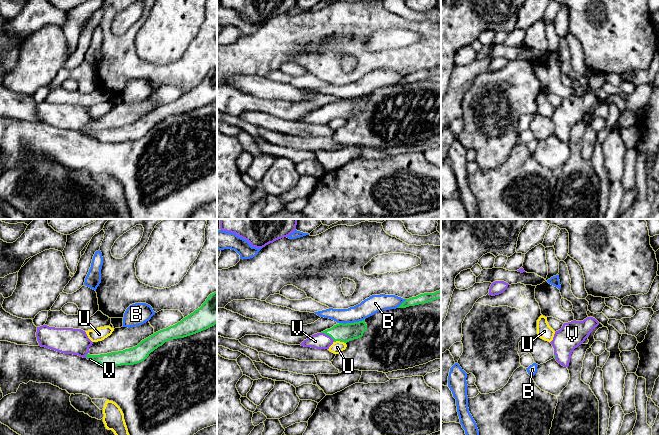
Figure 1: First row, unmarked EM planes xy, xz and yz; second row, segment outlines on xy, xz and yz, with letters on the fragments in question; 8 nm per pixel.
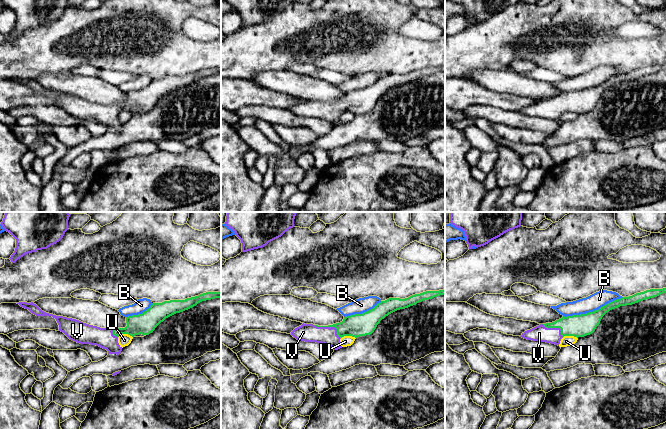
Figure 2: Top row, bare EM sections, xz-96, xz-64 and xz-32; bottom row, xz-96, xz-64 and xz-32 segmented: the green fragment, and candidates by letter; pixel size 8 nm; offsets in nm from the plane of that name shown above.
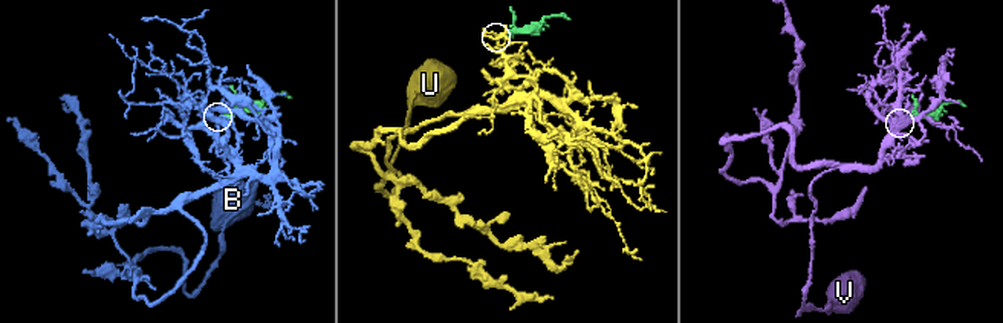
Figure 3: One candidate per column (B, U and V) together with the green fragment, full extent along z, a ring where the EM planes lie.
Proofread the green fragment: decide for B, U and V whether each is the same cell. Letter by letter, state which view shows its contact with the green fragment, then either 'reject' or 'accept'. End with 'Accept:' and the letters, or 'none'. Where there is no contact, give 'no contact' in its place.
B: contact in xz; reject
U: contact in xz; reject
V: contact in xz; accept
Accept: V

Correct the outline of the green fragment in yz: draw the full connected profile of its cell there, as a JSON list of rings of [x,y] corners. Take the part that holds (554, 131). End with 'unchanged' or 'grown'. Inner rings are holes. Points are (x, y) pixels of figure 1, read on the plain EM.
[[[587,93],[583,97],[573,96],[564,99],[562,104],[555,108],[550,118],[554,124],[556,137],[568,144],[574,125],[581,121],[598,101],[599,98],[593,93]]] | grown

